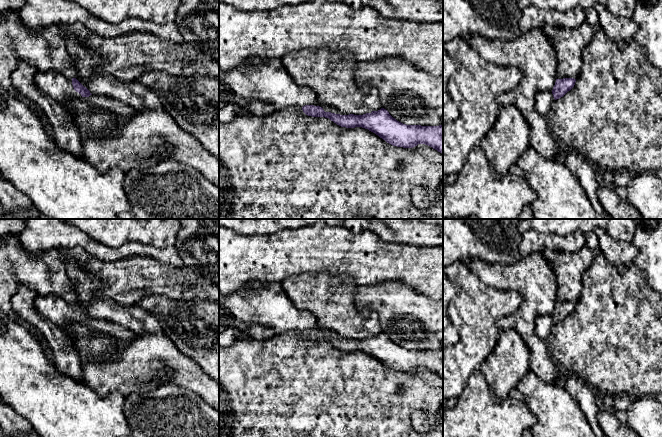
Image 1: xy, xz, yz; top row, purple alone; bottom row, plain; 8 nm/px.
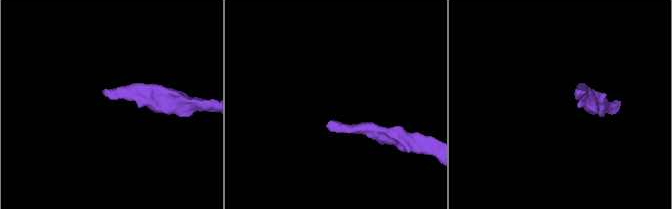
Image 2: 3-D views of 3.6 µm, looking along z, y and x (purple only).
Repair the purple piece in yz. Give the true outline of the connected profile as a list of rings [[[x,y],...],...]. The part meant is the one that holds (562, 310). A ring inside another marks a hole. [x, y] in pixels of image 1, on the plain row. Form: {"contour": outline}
{"contour": [[[563,302],[556,303],[552,315],[541,315],[536,320],[536,335],[542,340],[547,341],[555,324],[563,321],[575,309],[576,303]]]}

